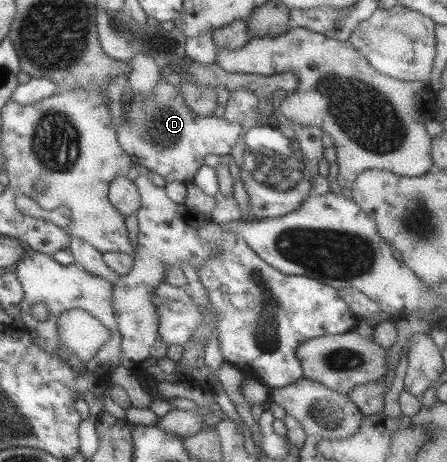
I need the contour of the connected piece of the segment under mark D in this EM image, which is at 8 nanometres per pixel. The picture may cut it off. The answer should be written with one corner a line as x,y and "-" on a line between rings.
161,78
157,80
151,97
141,98
141,95
133,93
130,106
121,110
121,120
115,131
117,144
133,162
159,174
165,183
177,181
189,186
205,156
229,155
242,135
239,123
194,114
185,105
175,81

